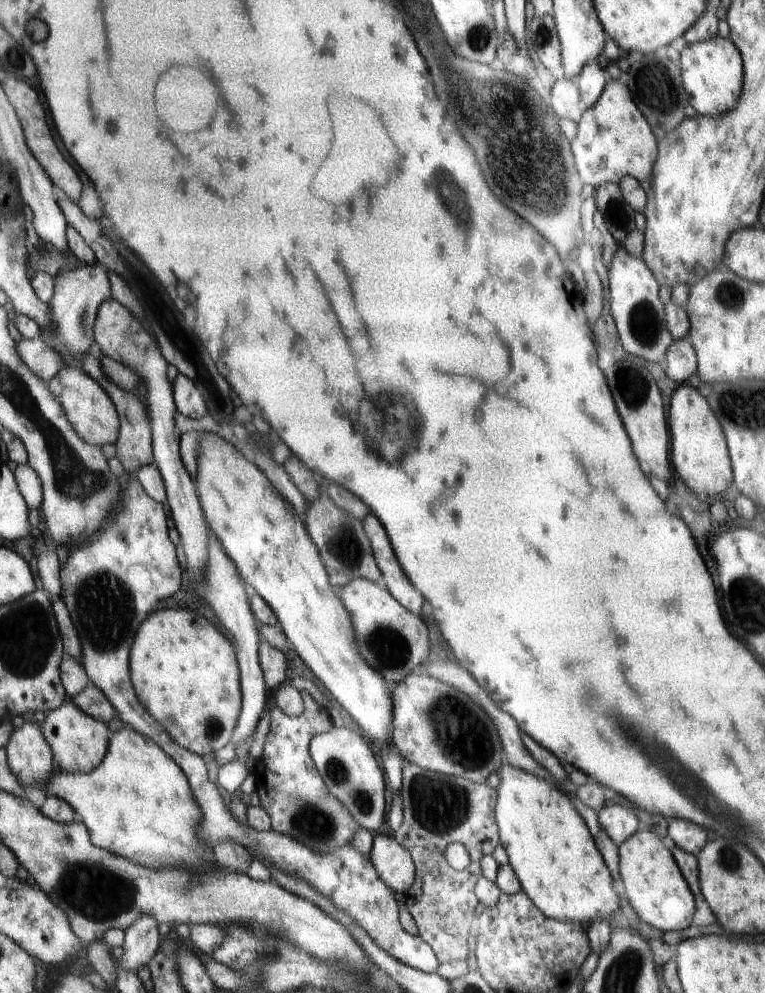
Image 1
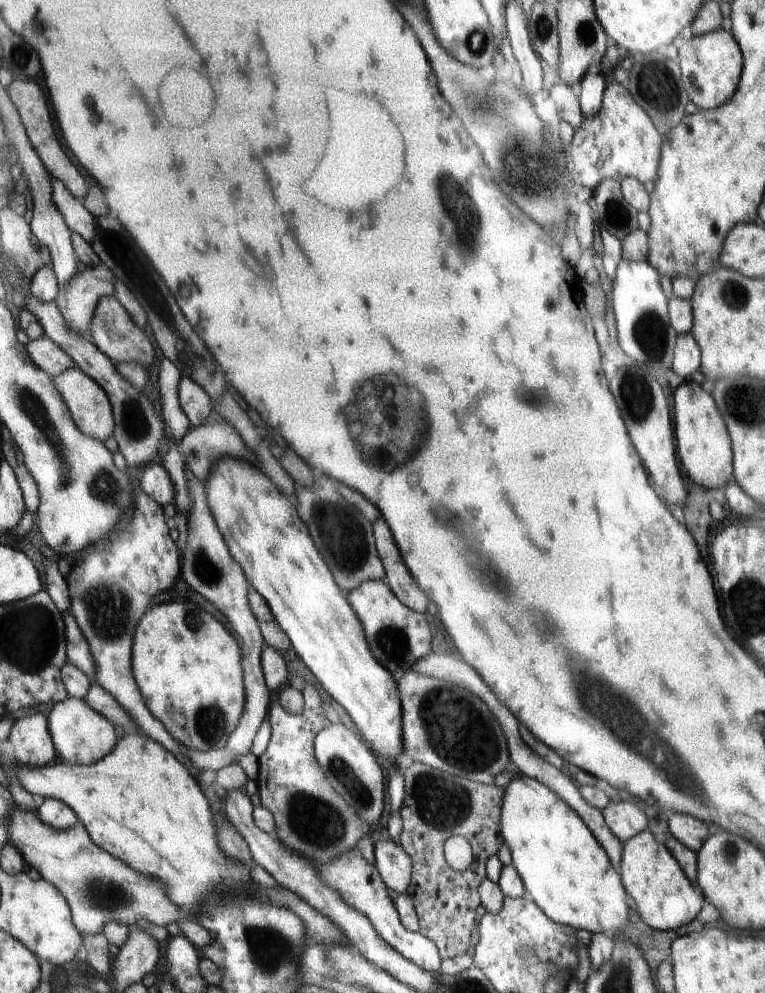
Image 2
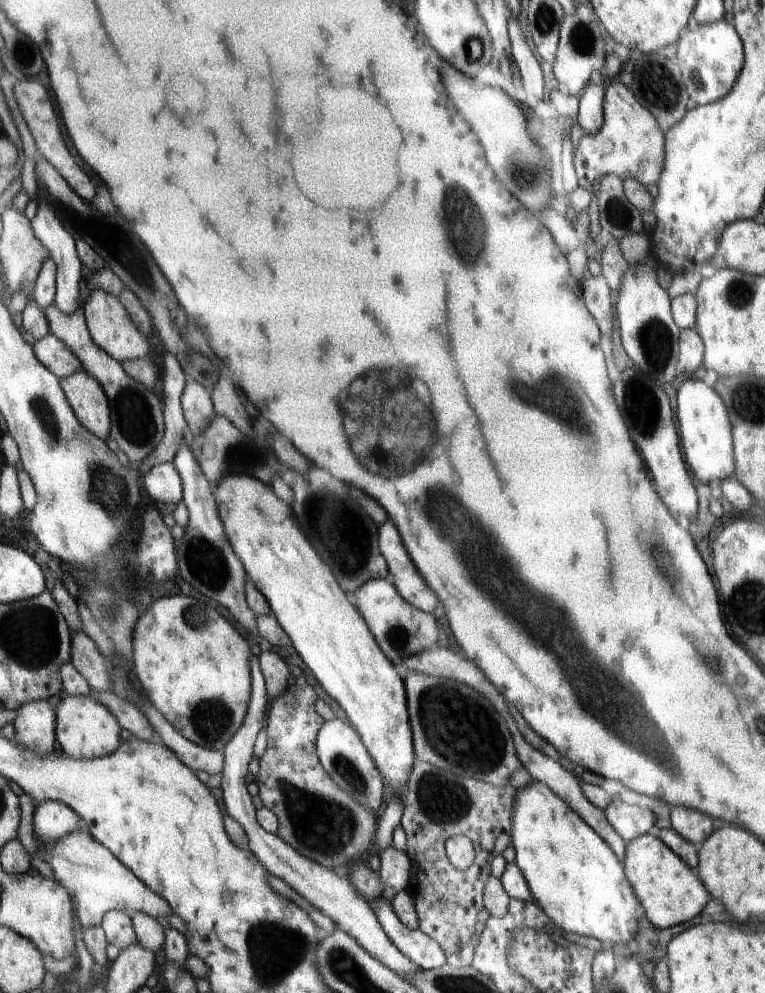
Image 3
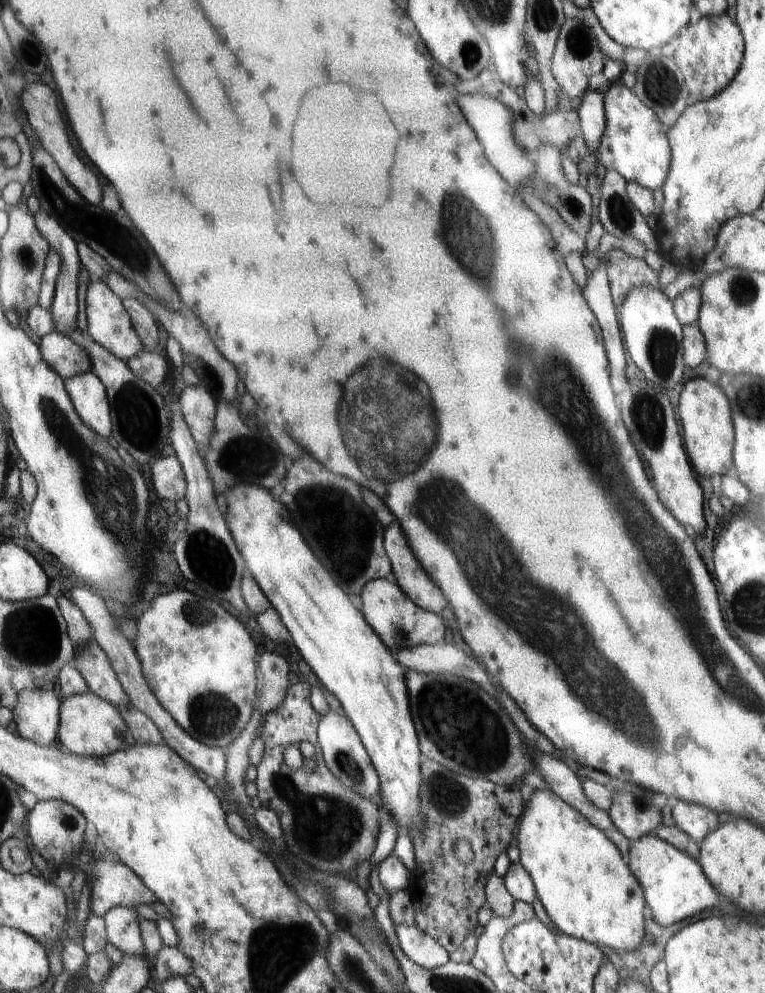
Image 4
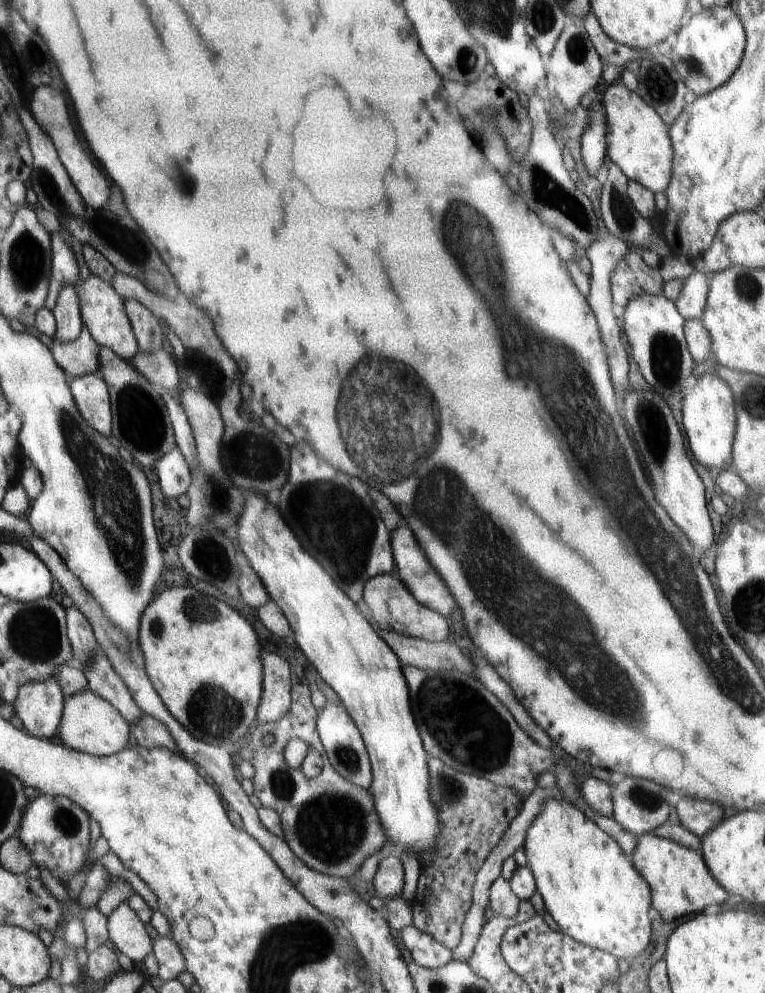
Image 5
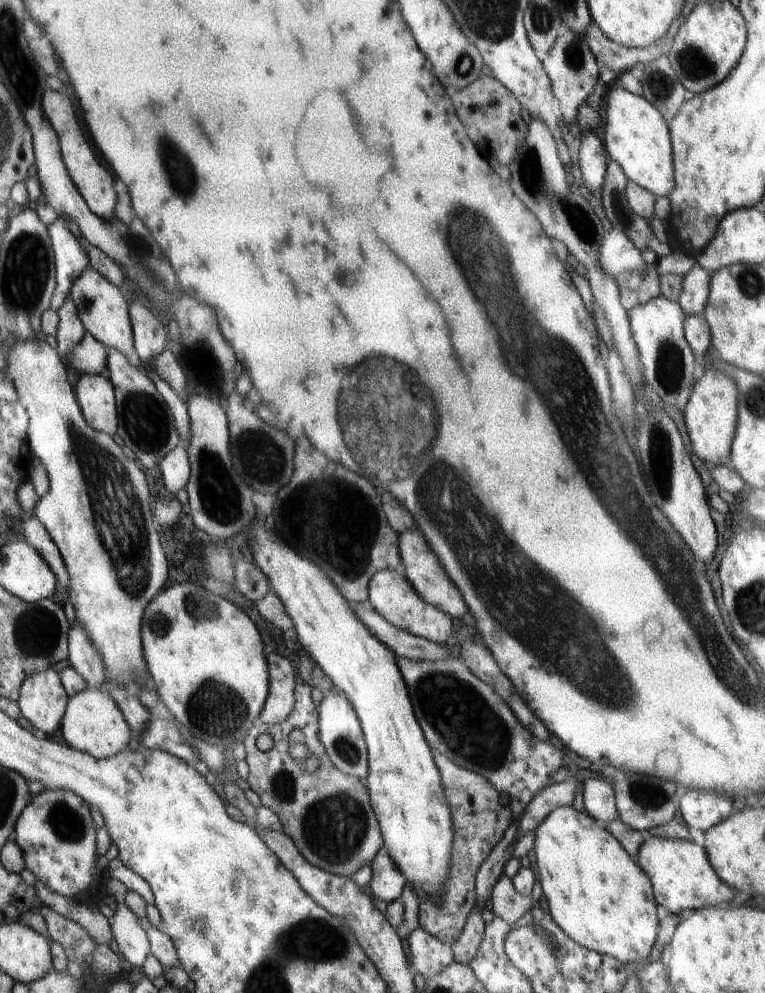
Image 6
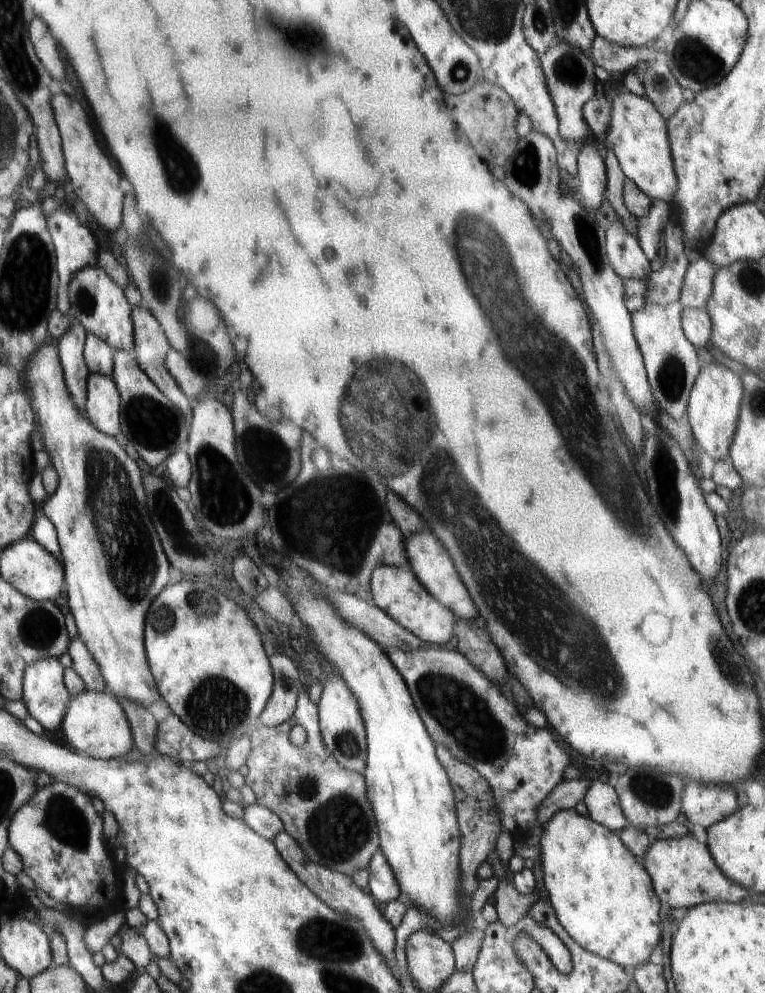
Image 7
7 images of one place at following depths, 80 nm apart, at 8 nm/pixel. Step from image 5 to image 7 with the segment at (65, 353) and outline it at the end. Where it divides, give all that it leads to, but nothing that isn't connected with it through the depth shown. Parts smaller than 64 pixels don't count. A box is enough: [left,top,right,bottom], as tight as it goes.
[85,333,117,377]

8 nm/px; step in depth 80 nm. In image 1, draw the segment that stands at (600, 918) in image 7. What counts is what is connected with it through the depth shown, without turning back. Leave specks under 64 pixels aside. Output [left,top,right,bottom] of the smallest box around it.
[496,762,620,924]

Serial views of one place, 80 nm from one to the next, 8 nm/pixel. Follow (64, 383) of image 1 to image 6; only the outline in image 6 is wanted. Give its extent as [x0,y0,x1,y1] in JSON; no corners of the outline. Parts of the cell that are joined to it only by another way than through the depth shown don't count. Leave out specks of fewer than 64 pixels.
[76,373,119,436]

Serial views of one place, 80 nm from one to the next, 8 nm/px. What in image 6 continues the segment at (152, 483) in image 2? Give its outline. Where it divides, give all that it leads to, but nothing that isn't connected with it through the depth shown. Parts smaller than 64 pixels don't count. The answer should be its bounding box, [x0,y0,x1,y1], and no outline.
[159,447,191,494]

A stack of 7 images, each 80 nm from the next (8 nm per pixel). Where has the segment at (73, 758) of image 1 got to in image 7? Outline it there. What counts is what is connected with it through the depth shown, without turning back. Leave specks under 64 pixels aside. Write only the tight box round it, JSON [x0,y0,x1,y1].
[63,688,136,760]

